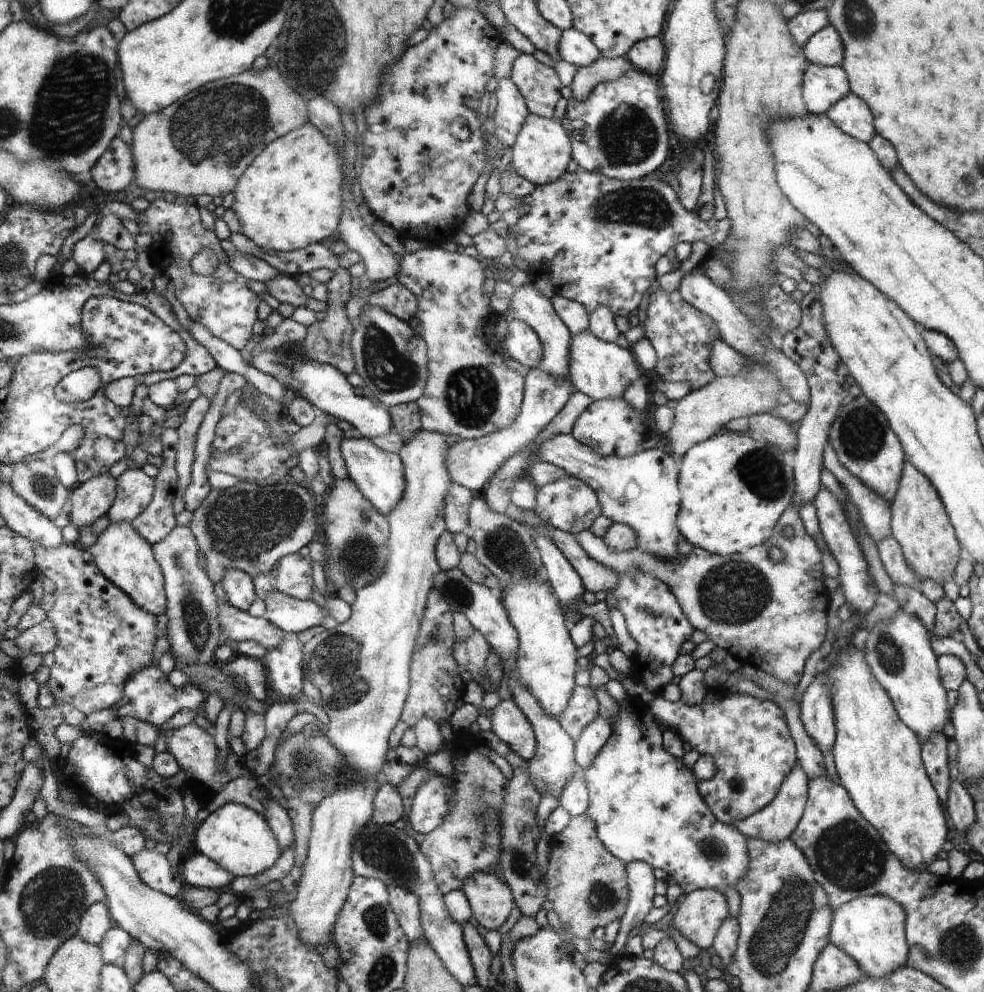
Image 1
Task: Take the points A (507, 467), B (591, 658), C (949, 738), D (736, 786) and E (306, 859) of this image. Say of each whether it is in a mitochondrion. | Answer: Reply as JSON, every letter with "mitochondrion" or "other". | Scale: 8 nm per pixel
{"A":"other","B":"other","C":"other","D":"other","E":"other"}

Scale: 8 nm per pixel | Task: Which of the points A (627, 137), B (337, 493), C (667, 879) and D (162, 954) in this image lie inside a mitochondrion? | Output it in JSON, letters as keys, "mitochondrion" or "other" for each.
{"A":"mitochondrion","B":"other","C":"other","D":"other"}

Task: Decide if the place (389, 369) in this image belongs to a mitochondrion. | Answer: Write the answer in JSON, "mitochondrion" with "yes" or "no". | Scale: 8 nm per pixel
{"mitochondrion":"yes"}

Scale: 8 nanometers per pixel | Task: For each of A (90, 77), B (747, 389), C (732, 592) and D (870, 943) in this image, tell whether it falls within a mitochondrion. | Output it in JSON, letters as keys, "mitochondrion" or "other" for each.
{"A":"mitochondrion","B":"other","C":"mitochondrion","D":"other"}

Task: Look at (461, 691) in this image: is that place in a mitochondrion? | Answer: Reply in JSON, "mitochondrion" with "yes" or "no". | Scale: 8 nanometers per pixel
{"mitochondrion":"no"}

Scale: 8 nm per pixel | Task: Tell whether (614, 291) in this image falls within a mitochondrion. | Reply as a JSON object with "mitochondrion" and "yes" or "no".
{"mitochondrion":"no"}

